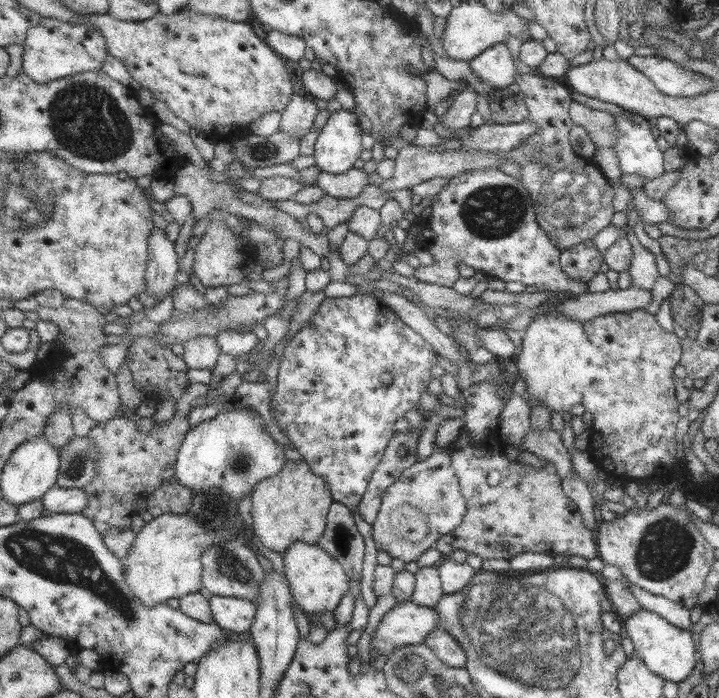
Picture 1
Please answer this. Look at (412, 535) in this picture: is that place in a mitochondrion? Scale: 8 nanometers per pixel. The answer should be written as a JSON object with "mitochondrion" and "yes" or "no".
{"mitochondrion":"no"}

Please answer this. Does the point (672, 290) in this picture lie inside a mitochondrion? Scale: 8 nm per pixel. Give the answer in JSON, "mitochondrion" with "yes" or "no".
{"mitochondrion":"no"}

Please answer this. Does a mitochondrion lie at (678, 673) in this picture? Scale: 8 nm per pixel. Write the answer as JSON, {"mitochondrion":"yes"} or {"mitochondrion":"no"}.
{"mitochondrion":"no"}

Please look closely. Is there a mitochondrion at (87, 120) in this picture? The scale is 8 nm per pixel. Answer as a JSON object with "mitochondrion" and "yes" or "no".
{"mitochondrion":"yes"}

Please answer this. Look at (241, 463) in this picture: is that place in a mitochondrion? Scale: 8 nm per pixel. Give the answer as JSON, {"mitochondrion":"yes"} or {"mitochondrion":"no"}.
{"mitochondrion":"yes"}

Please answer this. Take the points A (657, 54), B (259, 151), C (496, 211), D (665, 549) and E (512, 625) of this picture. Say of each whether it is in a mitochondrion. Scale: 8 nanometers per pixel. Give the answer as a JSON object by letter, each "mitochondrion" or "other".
{"A":"other","B":"mitochondrion","C":"mitochondrion","D":"mitochondrion","E":"mitochondrion"}

